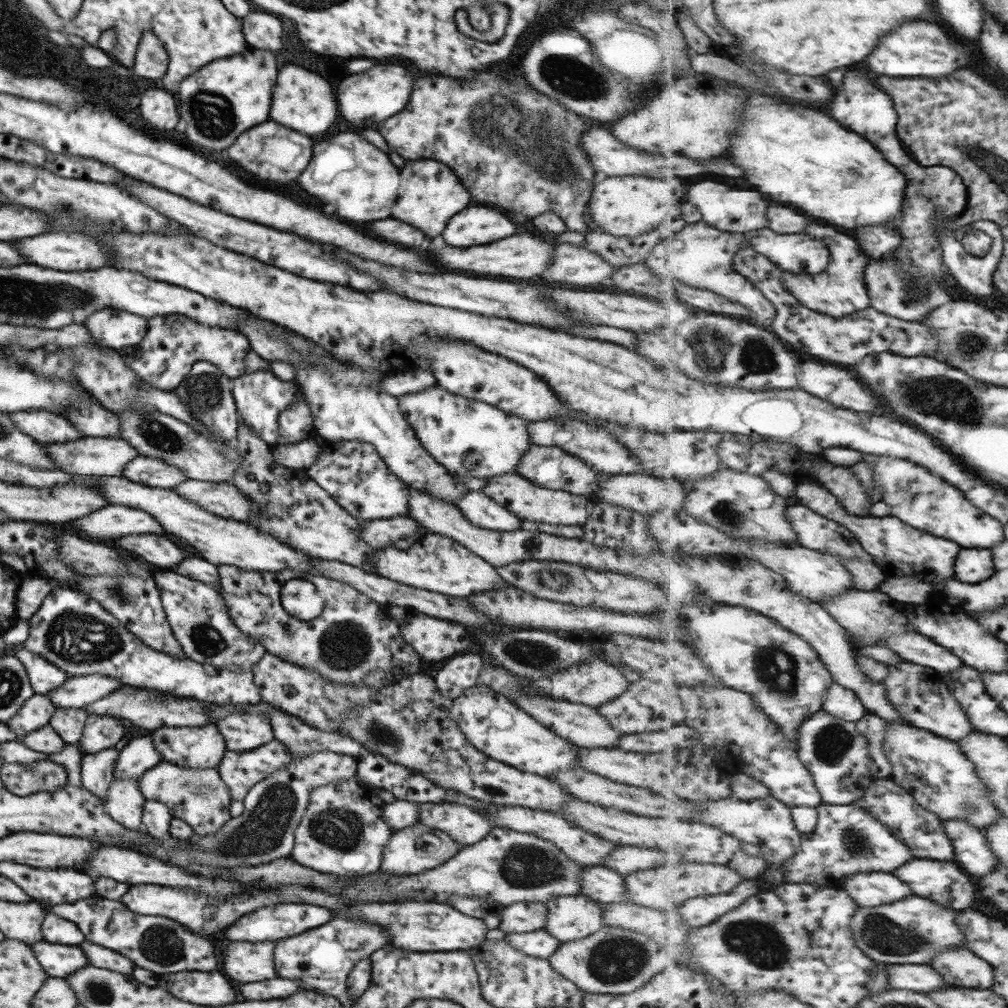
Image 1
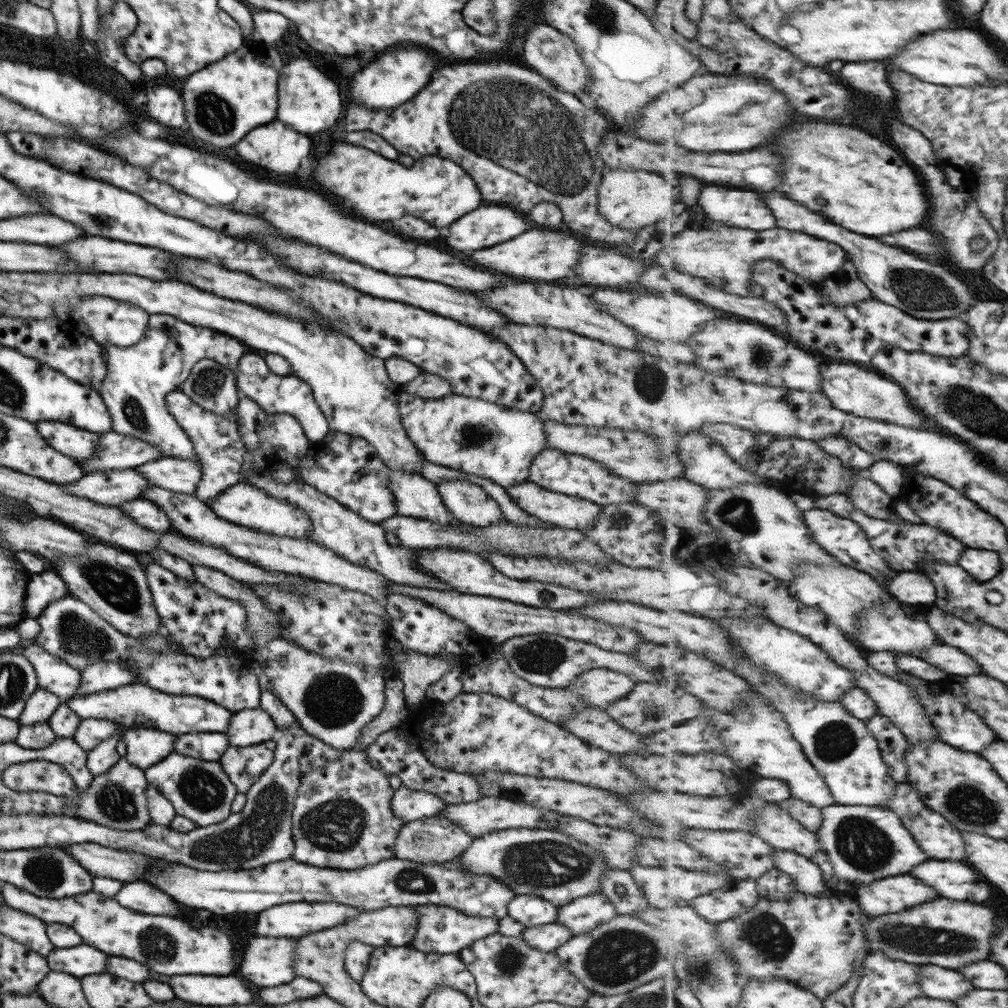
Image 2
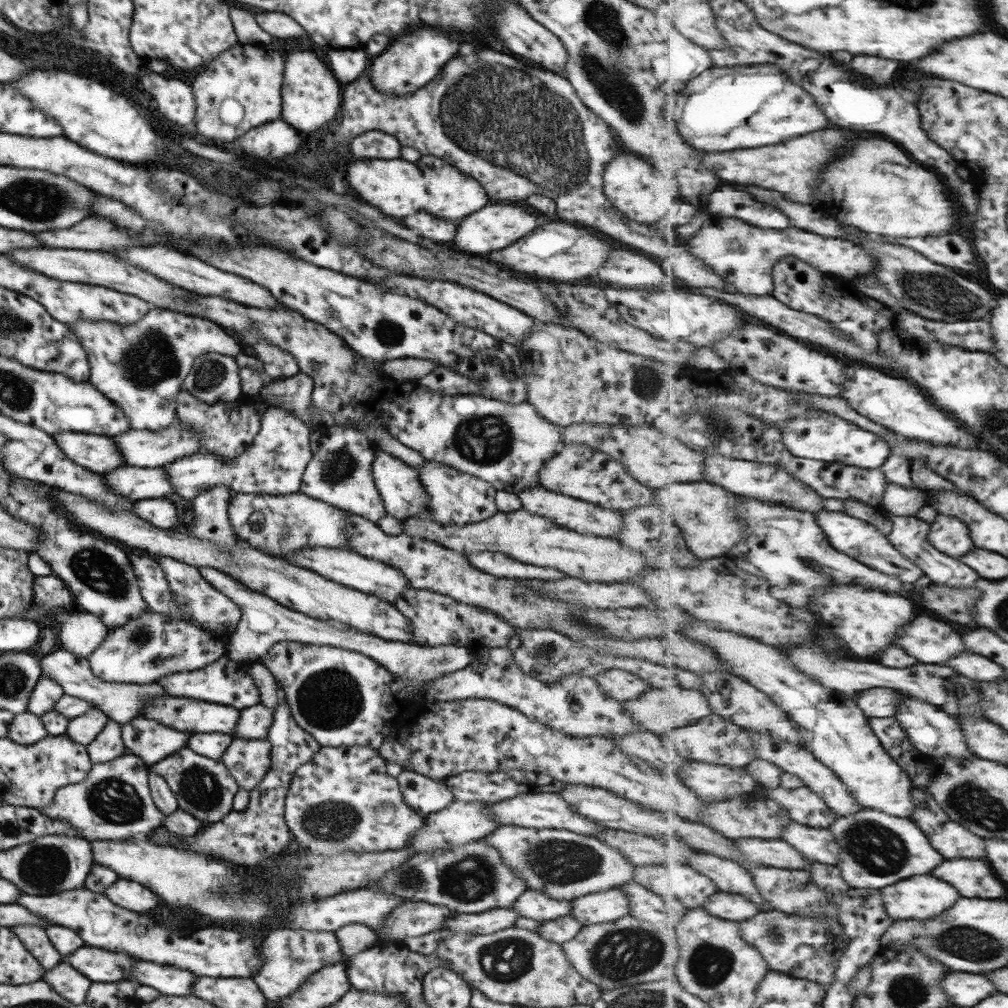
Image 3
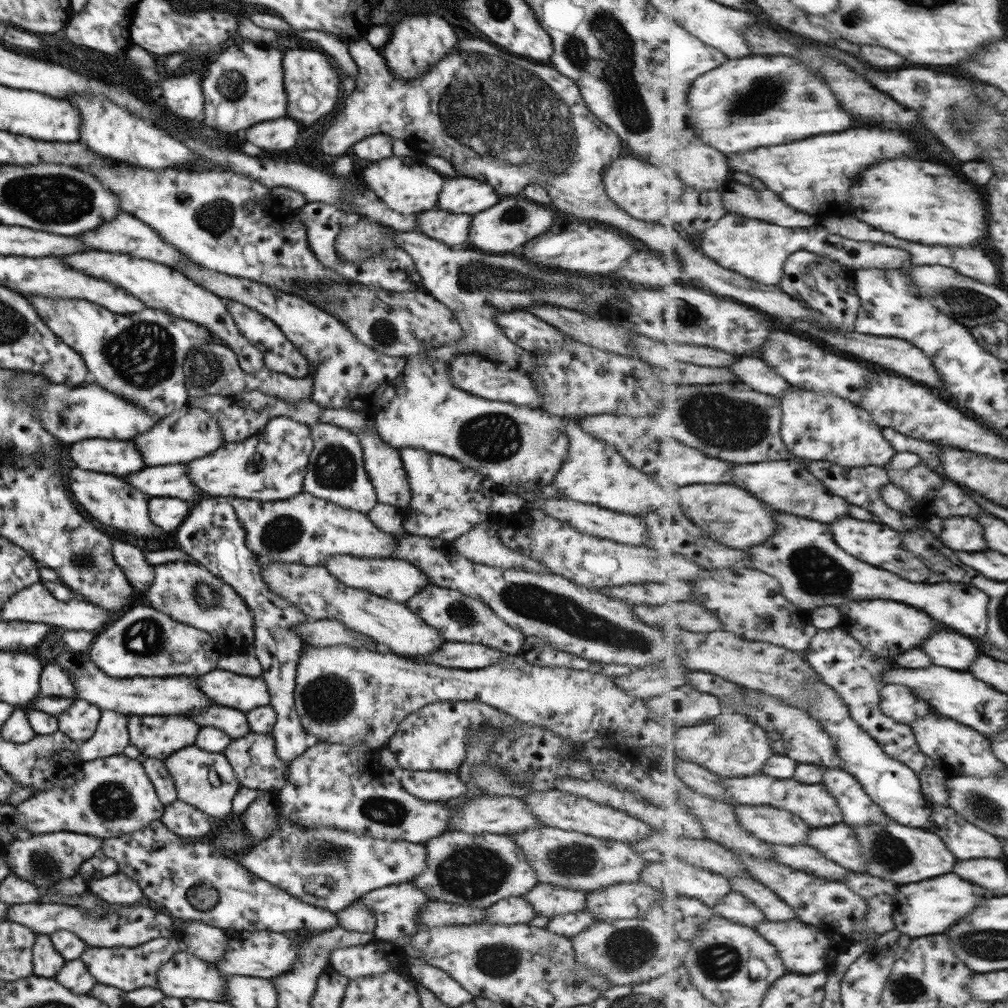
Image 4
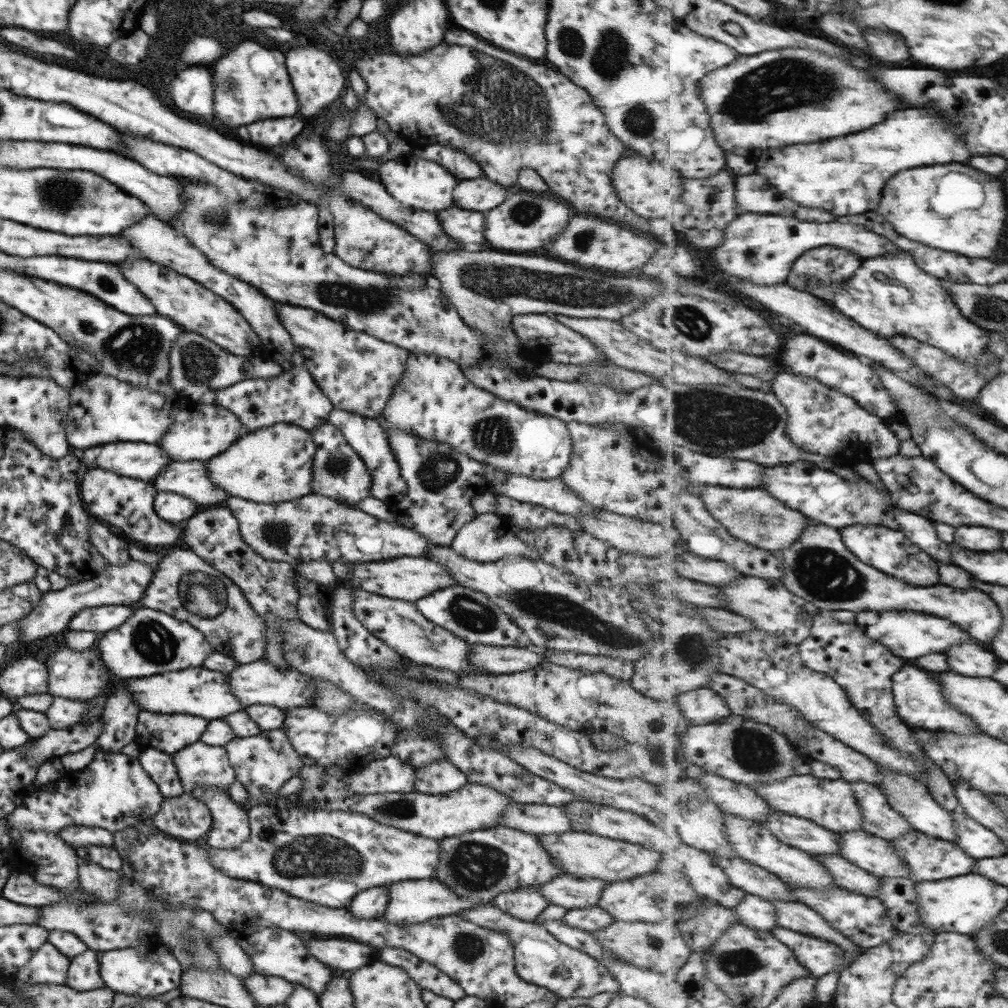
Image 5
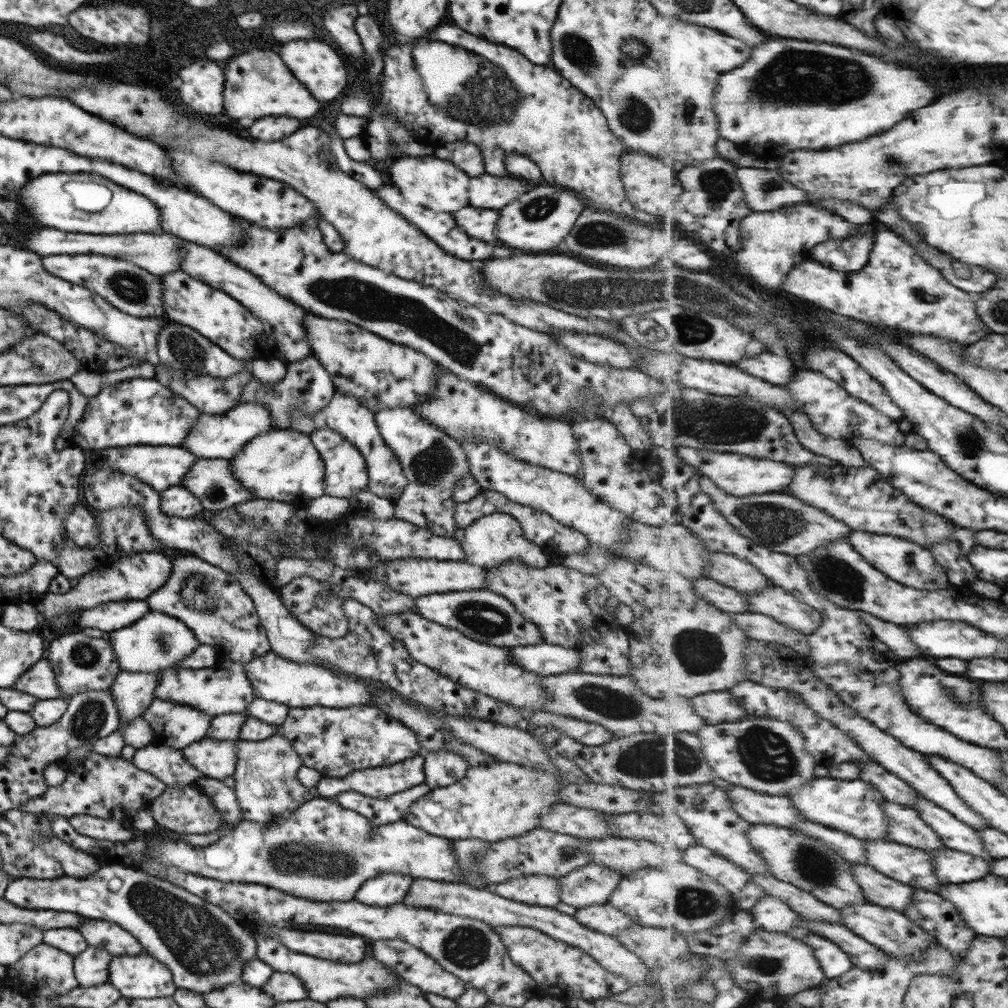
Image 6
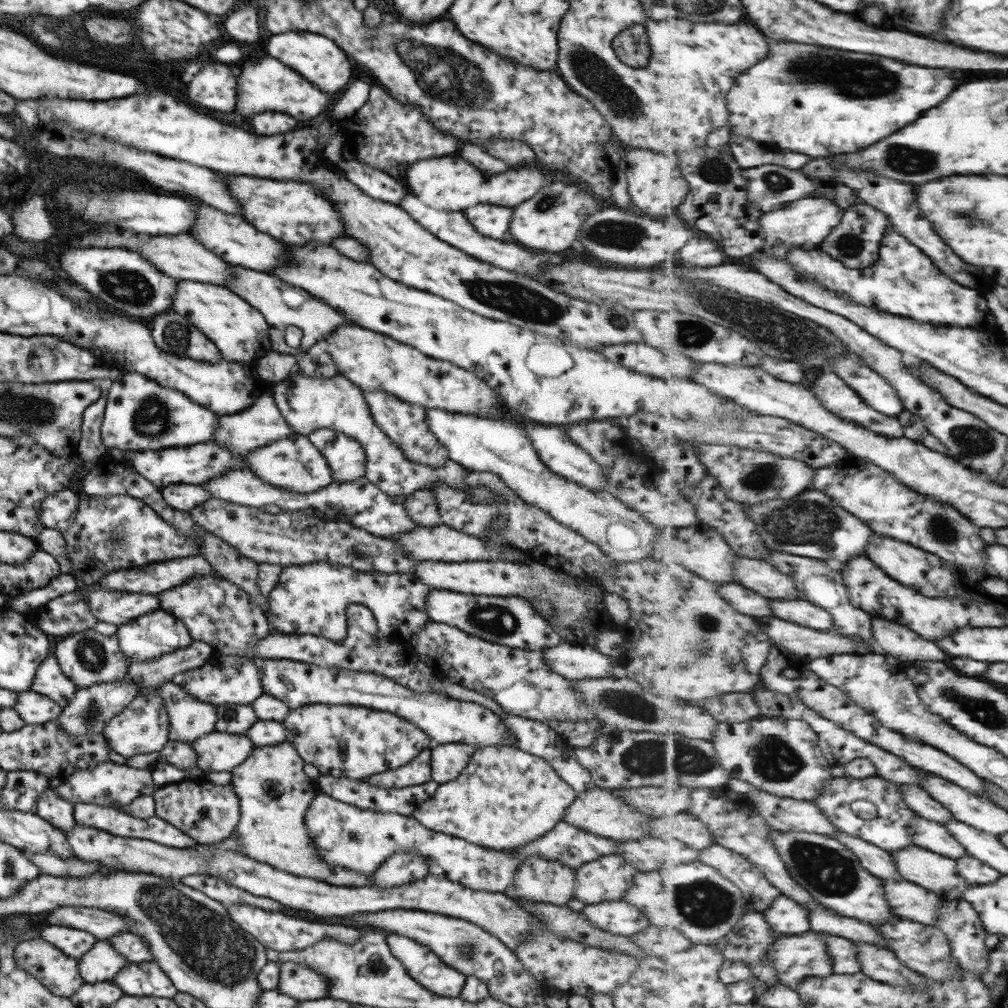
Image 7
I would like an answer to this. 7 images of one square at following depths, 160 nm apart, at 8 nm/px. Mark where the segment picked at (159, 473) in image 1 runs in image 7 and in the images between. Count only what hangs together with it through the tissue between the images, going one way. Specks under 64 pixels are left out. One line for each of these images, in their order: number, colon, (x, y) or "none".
2: (175, 474)
3: (273, 463)
4: (268, 466)
5: (273, 464)
6: (282, 465)
7: (293, 464)

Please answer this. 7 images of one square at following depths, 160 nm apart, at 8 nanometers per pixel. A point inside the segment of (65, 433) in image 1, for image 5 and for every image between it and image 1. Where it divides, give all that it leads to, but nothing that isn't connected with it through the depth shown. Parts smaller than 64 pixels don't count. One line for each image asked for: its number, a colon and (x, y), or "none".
2: (67, 440)
3: (94, 453)
4: (117, 457)
5: (137, 460)

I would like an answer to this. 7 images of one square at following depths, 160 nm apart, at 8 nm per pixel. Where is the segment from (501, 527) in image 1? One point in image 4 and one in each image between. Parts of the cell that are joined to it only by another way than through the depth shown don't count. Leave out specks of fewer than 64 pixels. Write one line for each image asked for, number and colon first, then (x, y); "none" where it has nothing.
2: (468, 503)
3: (456, 498)
4: (448, 499)

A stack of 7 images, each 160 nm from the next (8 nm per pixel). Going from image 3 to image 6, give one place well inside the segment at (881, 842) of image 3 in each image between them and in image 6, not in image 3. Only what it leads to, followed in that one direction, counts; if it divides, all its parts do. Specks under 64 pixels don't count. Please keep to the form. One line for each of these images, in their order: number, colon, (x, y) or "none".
4: (903, 854)
5: (933, 859)
6: (952, 866)

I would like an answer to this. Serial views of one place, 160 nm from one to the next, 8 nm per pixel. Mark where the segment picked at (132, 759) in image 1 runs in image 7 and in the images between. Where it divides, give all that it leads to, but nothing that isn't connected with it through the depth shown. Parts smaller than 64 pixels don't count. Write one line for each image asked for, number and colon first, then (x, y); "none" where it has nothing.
2: (144, 748)
3: (151, 742)
4: (157, 737)
5: (167, 733)
6: (176, 726)
7: (188, 718)

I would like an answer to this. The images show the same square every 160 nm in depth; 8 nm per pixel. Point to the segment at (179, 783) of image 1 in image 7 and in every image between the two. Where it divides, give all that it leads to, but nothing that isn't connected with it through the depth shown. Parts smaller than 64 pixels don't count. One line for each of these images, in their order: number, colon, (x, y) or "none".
2: (197, 790)
3: (202, 787)
4: (205, 781)
5: (198, 765)
6: (213, 758)
7: (215, 752)

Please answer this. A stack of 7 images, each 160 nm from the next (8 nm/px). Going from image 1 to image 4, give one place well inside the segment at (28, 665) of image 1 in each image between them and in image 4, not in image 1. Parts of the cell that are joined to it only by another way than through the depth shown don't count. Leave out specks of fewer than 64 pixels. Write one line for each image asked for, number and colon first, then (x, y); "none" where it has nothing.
2: (53, 675)
3: (120, 702)
4: (142, 696)

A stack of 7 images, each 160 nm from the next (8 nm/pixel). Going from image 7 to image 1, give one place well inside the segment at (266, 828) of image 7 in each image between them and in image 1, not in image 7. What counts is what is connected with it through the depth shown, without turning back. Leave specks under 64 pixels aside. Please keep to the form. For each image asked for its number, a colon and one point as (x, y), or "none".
1: (239, 771)
2: (243, 765)
3: (247, 761)
4: (252, 759)
5: (263, 762)
6: (266, 788)

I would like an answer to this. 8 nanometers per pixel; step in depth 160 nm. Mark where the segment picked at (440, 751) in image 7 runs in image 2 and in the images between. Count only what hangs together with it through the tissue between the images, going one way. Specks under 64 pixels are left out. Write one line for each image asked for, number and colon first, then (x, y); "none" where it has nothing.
2: (409, 805)
3: (424, 795)
4: (429, 786)
5: (441, 777)
6: (441, 768)

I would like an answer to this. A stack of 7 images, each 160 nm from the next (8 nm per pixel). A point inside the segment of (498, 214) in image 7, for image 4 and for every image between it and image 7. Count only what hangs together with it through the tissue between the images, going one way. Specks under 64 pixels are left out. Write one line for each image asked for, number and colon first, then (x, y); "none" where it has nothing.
4: (451, 229)
5: (463, 226)
6: (480, 224)

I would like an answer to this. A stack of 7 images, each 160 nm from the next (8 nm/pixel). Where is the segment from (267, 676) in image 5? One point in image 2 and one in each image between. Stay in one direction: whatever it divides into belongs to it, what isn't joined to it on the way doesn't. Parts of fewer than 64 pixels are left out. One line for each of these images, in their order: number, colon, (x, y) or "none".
2: (68, 629)
3: (223, 681)
4: (225, 688)

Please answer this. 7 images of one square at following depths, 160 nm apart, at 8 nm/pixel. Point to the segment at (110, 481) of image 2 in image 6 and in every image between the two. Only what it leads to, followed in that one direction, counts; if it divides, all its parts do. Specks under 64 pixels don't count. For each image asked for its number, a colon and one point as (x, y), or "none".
3: (132, 483)
4: (170, 481)
5: (187, 479)
6: (210, 481)

